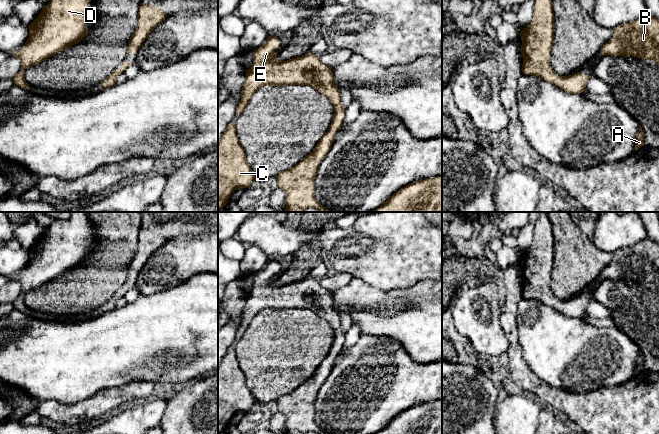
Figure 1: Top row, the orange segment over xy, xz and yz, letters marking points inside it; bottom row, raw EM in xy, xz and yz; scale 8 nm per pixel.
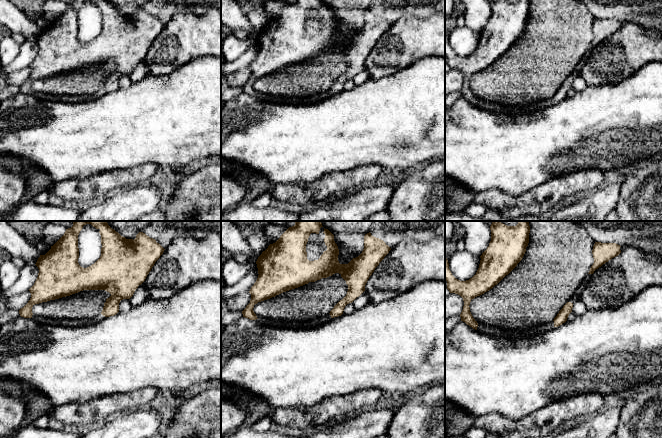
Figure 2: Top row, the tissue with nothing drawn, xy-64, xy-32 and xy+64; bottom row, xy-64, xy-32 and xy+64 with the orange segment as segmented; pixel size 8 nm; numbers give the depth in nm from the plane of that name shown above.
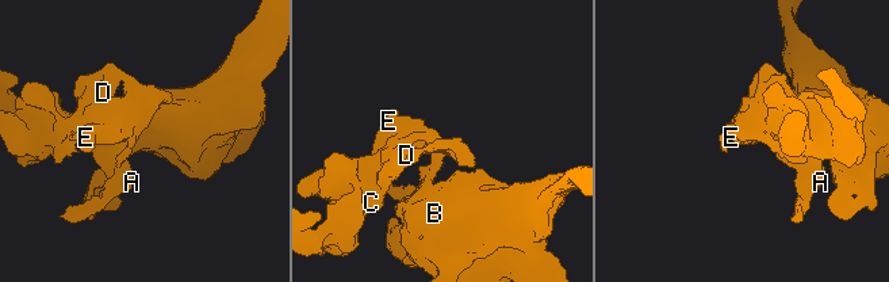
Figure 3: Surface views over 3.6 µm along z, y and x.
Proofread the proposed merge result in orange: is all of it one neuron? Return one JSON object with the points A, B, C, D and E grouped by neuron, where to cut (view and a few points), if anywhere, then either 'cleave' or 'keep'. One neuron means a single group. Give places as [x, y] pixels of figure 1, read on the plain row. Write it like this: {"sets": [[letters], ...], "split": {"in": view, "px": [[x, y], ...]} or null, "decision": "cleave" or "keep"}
{"sets": [["A", "B", "C", "D", "E"]], "split": null, "decision": "keep"}

